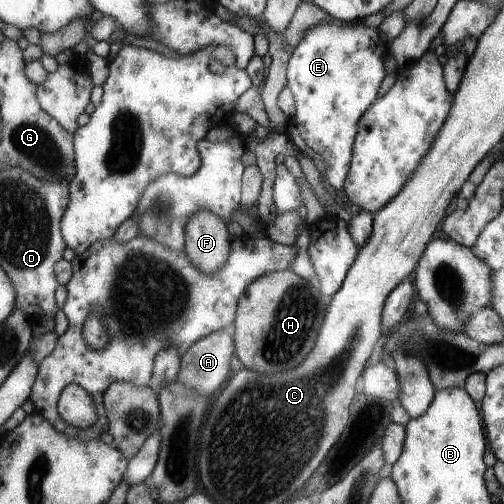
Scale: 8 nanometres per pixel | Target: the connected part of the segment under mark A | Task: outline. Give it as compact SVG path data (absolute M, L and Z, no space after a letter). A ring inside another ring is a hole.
M224 329L199 339L181 356L181 371L175 381L208 396L218 393L230 376L234 344L232 334Z

